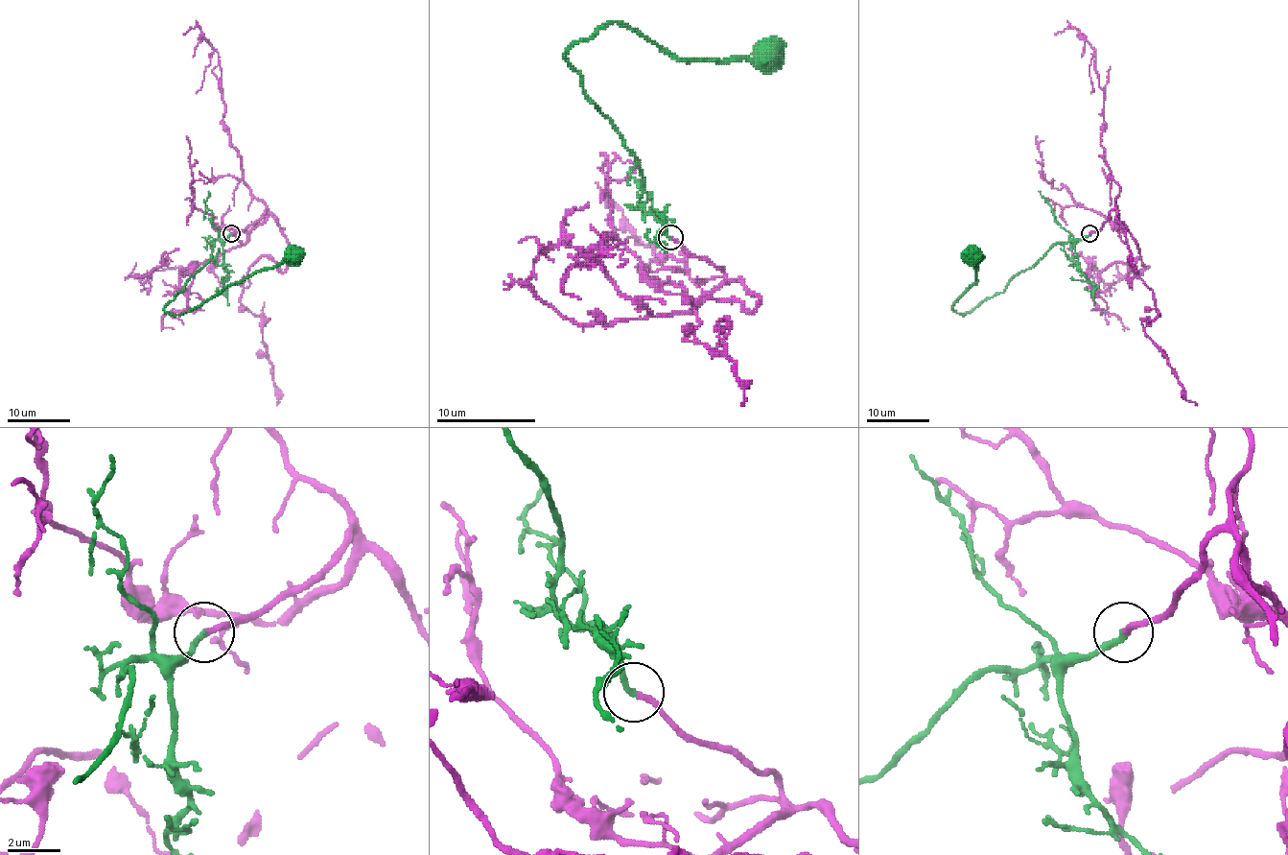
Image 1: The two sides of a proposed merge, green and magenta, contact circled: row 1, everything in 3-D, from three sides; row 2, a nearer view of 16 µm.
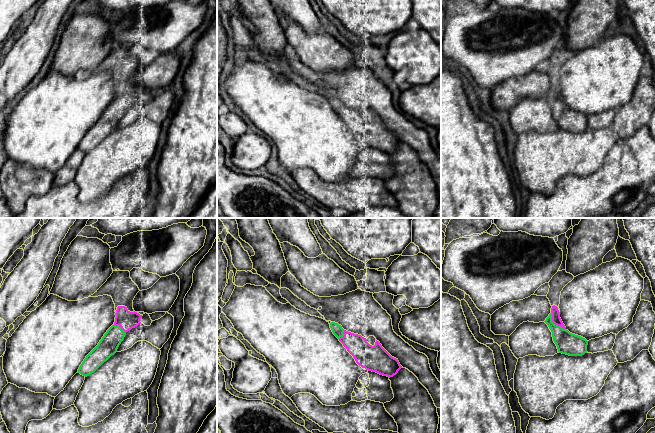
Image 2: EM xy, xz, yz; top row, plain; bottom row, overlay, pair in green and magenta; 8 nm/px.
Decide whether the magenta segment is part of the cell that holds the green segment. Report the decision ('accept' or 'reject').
accept

